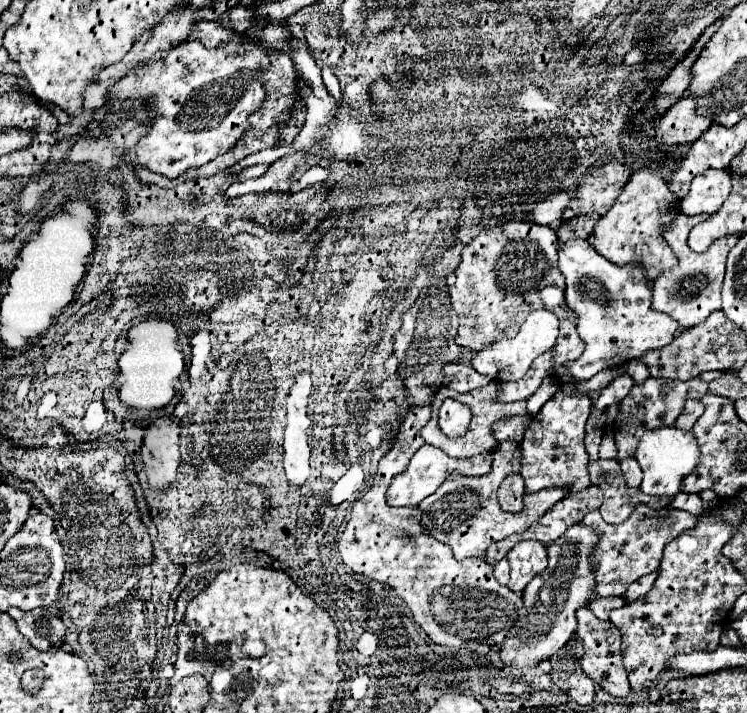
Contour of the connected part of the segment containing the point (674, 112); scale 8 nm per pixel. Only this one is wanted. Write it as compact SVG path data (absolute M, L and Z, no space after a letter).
M683 96L661 116L655 138L661 144L691 144L709 126L711 120L697 114L697 100L693 96Z

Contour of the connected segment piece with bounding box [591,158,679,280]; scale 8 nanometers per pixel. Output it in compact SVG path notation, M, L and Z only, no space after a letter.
M667 158L651 160L649 164L633 172L621 196L615 200L609 212L601 216L599 222L595 224L595 232L591 240L593 248L613 264L621 264L621 266L629 262L641 264L647 270L649 280L655 280L659 274L677 266L677 256L663 238L663 228L669 226L679 214L677 210L679 198L669 190L669 182L663 176L665 160Z

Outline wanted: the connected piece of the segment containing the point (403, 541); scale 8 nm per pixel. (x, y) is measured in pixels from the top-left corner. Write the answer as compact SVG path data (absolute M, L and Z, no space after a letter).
M409 408L405 414L393 448L379 460L373 486L353 504L353 516L343 528L347 550L339 554L343 554L341 558L347 562L347 566L351 566L355 584L363 576L391 586L401 598L405 598L405 590L409 590L407 606L411 608L415 622L427 634L437 634L437 640L447 640L451 636L501 646L507 630L517 620L517 610L523 606L521 594L499 584L493 576L493 566L485 562L485 558L465 558L457 562L447 544L437 542L425 532L419 508L395 508L389 506L385 498L393 476L403 472L411 456L425 444L425 440L419 436L423 422L417 418L417 414L429 416L429 412L429 408Z

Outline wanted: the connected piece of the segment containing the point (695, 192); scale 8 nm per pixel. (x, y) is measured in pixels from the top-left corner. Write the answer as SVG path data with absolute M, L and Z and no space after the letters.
M707 170L693 178L691 188L685 198L681 198L681 212L695 214L715 214L731 192L729 172Z

